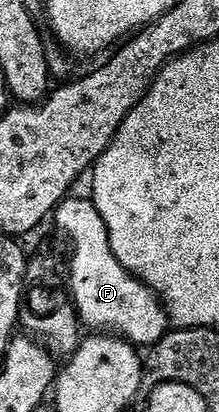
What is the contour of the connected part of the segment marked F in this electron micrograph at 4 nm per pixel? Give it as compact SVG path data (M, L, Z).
M76 194L70 195L58 204L55 213L56 219L58 230L69 239L69 244L73 247L73 257L67 260L67 284L70 289L73 287L71 298L75 303L82 325L89 330L100 330L105 334L119 336L134 346L160 345L161 339L165 337L166 331L170 327L169 317L166 316L157 293L152 292L137 277L132 276L119 262L119 258L115 258L115 254L111 250L109 231L92 199L85 197L84 200L83 197L76 196Z

